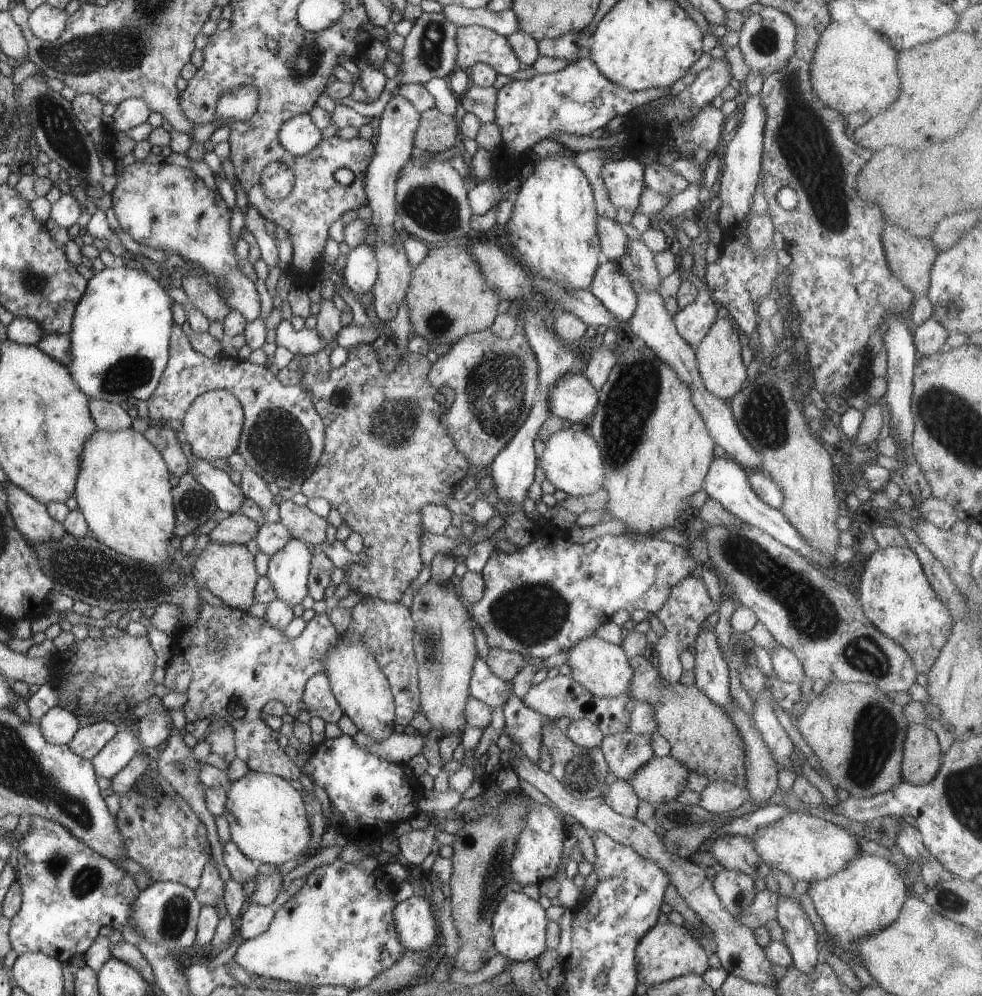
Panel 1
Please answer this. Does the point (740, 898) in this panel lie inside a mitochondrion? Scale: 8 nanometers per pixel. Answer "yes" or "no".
yes

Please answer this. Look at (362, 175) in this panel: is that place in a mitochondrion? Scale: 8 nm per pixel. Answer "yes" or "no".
no

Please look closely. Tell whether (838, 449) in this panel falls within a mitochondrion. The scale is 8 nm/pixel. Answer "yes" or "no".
no

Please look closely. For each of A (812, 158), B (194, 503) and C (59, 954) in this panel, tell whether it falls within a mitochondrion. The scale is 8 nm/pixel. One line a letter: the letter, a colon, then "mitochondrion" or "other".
A: mitochondrion
B: mitochondrion
C: other

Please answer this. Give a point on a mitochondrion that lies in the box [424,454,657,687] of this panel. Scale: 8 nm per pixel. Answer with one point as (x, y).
(533, 614)

